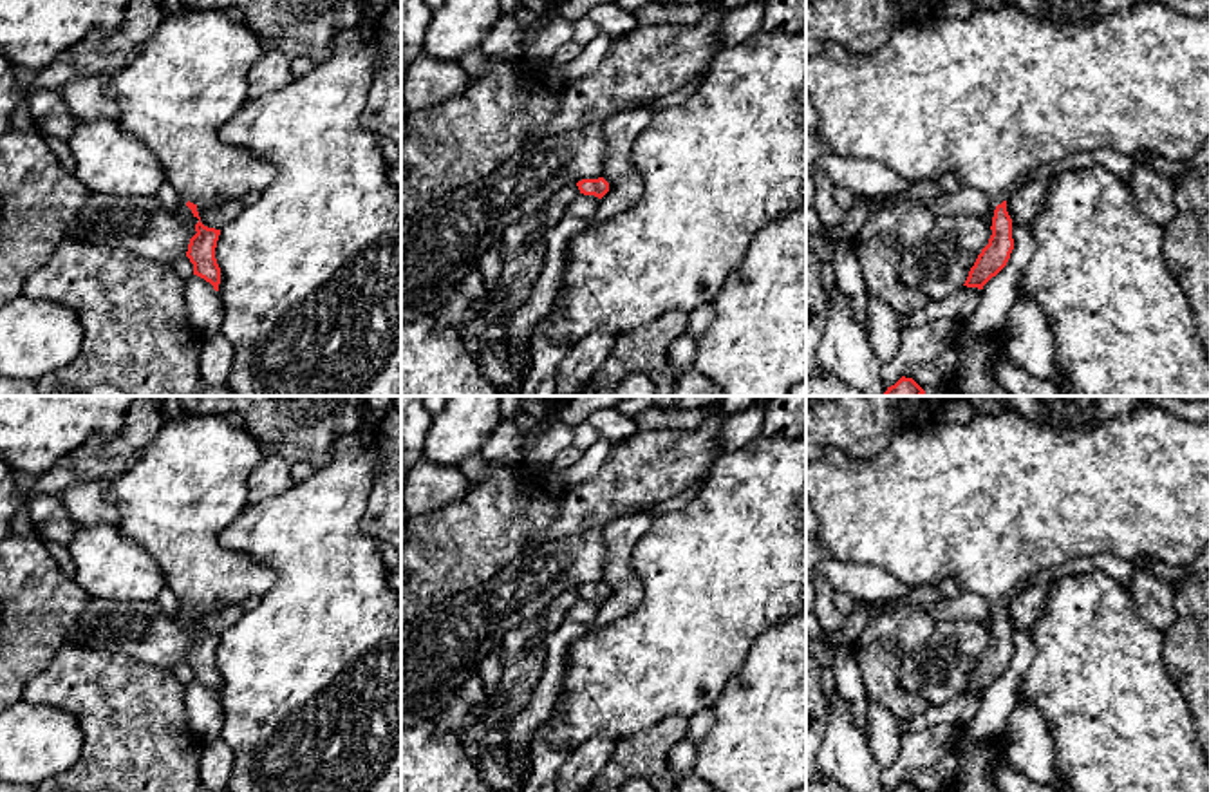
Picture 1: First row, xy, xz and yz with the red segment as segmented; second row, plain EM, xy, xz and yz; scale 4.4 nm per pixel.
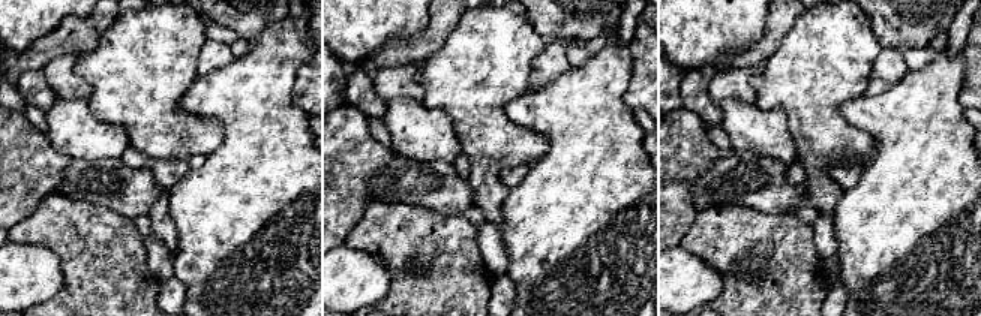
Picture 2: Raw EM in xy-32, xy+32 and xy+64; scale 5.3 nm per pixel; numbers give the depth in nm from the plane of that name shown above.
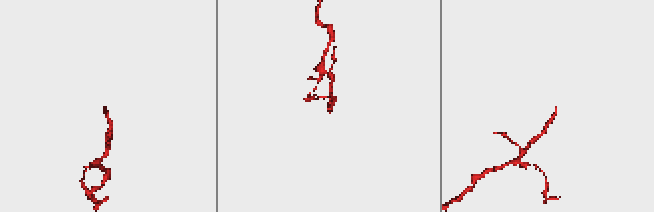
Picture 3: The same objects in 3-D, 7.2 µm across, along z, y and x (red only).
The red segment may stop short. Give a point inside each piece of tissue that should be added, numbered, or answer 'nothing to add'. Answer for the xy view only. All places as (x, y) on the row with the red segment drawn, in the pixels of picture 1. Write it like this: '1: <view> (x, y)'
1: xy (190, 78)

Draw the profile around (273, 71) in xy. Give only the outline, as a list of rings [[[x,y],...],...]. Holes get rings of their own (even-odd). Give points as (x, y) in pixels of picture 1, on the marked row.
[[[266,49],[249,72],[248,101],[264,98],[293,81],[291,58],[282,51]]]

